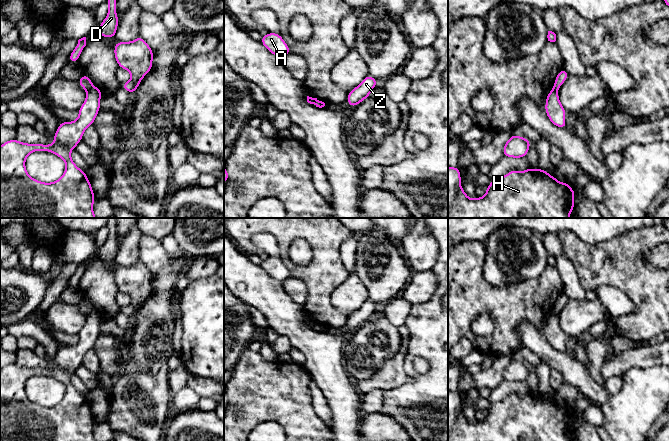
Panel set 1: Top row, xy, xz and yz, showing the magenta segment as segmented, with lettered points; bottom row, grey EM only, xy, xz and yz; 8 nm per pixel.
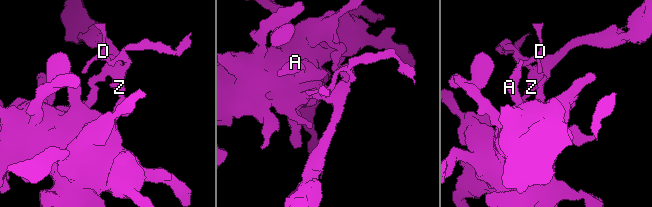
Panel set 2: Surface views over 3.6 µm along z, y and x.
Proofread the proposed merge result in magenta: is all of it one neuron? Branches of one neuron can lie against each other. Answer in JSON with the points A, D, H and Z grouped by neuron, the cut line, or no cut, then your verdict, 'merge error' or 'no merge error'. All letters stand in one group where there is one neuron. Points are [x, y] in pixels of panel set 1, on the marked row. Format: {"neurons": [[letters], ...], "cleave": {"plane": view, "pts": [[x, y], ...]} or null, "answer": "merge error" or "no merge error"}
{"neurons": [["A", "H"], ["D", "Z"]], "cleave": {"plane": "xy", "pts": [[91, 85], [87, 90]]}, "answer": "merge error"}

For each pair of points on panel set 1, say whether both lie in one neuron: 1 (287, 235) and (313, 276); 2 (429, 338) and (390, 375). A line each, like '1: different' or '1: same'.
1: same
2: different

